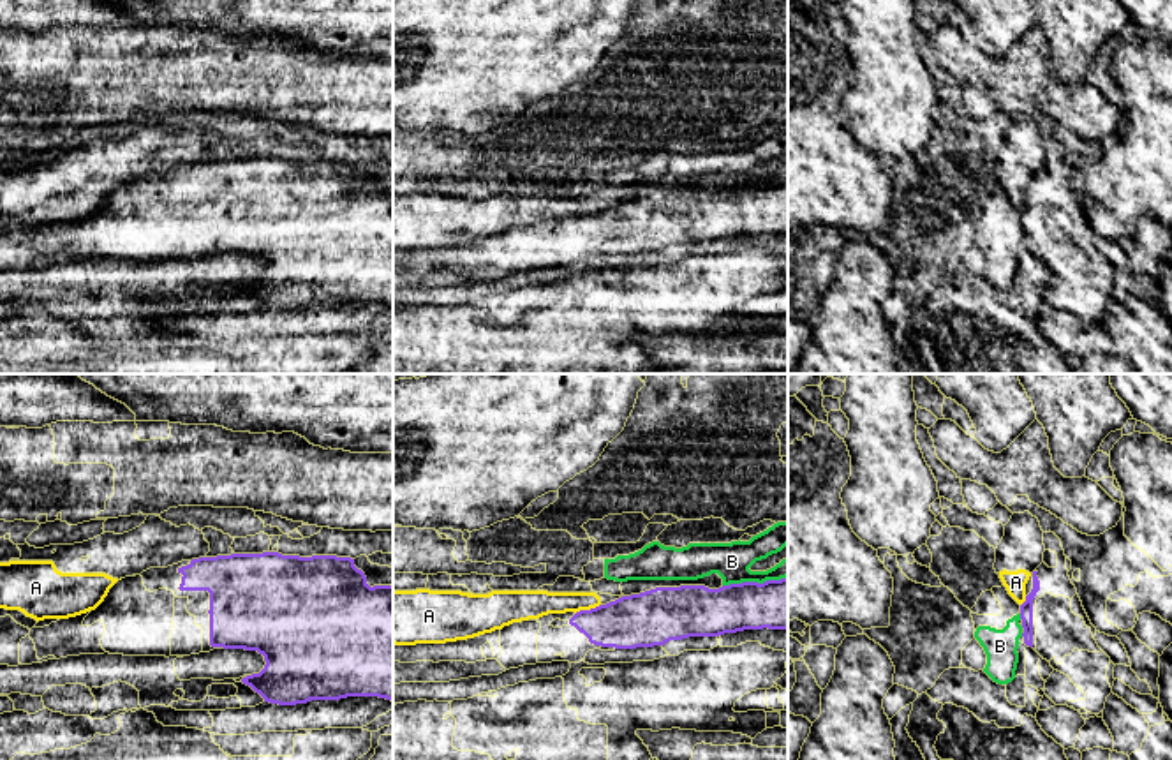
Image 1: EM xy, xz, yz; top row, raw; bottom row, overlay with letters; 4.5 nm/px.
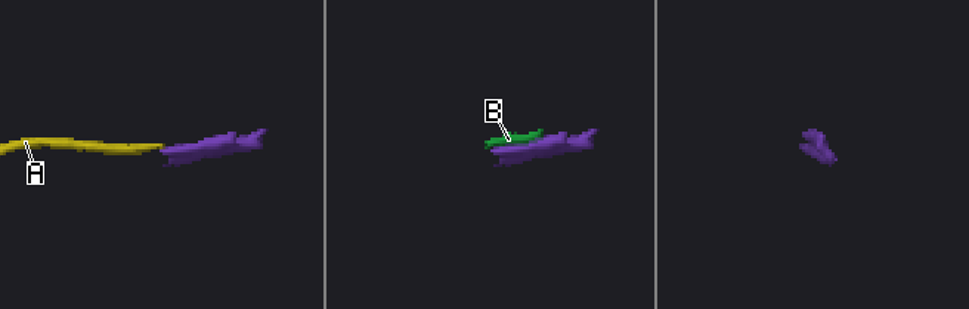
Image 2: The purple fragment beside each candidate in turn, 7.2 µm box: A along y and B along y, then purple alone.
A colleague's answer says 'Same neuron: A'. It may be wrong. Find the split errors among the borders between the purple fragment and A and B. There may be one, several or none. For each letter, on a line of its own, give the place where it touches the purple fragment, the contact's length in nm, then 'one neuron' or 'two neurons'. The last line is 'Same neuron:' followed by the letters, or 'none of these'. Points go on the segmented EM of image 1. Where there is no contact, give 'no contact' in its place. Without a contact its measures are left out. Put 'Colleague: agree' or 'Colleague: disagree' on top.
Colleague: disagree
A: xz (587, 610) | 130 nm | two neurons
B: xz (755, 582) | 300 nm | two neurons
Same neuron: none of these

